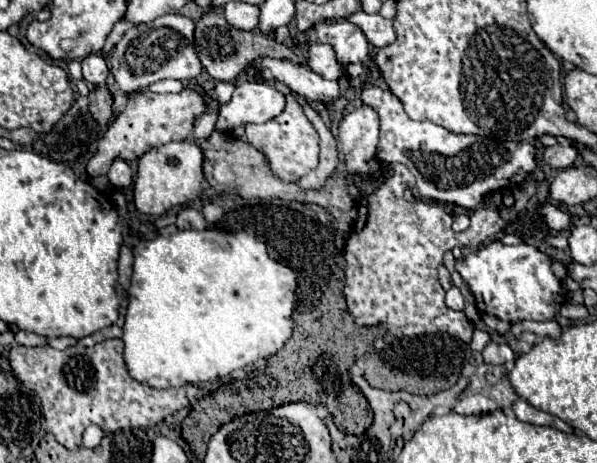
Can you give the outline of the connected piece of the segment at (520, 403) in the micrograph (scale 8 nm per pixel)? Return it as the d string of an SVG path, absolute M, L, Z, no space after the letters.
M519 398L515 404L513 404L513 410L515 410L515 416L523 422L529 422L529 424L537 424L537 426L553 426L557 430L563 430L563 432L573 432L563 420L559 420L557 416L551 416L543 410L537 410L533 408L529 402L525 402L523 398Z

